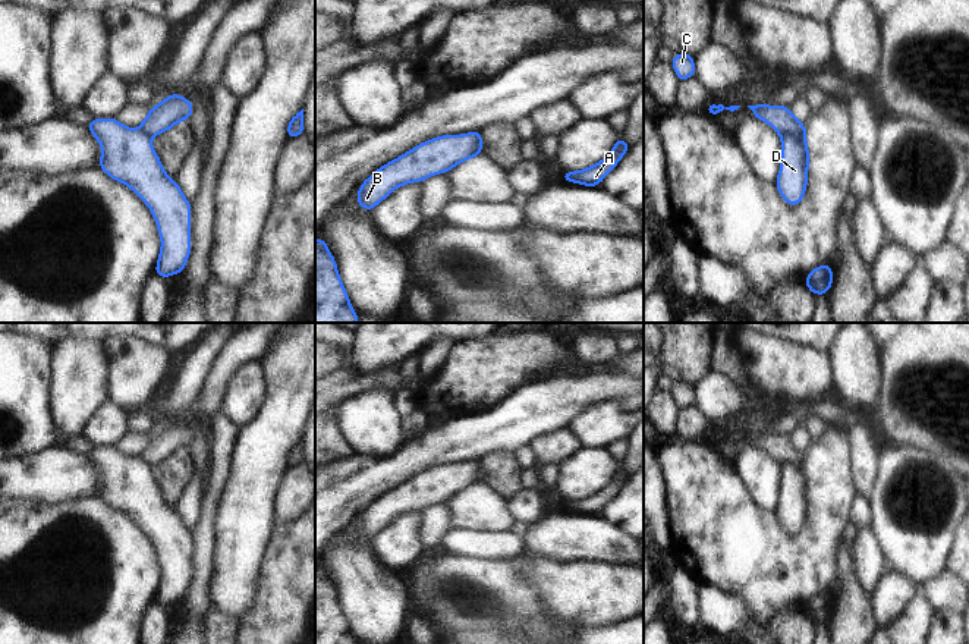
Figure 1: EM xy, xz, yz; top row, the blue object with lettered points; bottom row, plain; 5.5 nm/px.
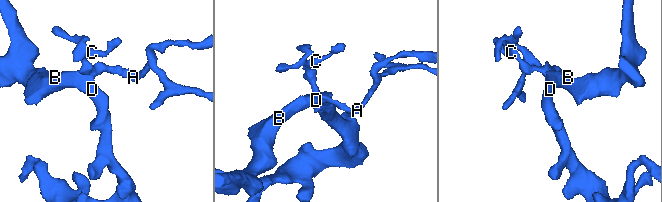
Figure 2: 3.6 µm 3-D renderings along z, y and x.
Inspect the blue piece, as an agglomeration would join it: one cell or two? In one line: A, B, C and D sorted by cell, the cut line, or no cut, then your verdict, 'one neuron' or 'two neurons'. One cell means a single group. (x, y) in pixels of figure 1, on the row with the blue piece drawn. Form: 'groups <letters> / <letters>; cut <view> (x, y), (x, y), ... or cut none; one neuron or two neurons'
groups A C / B D; cut yz (805, 134), (782, 137); two neurons

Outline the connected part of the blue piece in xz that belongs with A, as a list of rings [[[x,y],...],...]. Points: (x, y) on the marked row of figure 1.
[[[620,136],[614,144],[611,153],[604,157],[600,163],[576,172],[563,172],[563,182],[576,182],[579,185],[597,186],[610,173],[613,167],[617,166],[620,158],[627,153],[630,147]]]

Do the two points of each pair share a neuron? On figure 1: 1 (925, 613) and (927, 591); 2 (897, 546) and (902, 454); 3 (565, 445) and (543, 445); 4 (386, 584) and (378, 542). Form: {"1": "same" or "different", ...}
{"1": "different", "2": "same", "3": "same", "4": "different"}

